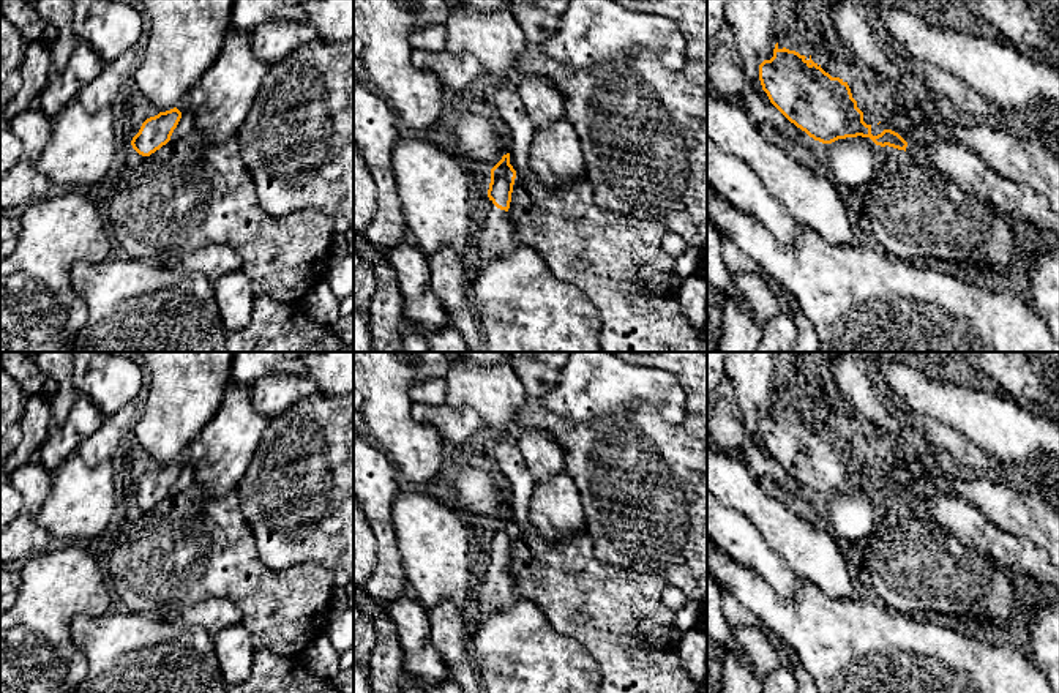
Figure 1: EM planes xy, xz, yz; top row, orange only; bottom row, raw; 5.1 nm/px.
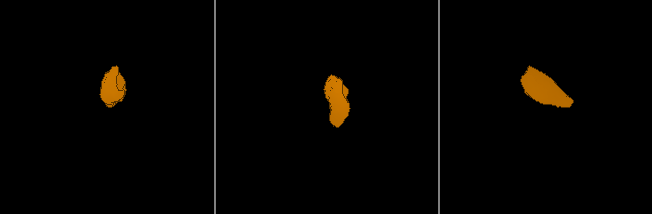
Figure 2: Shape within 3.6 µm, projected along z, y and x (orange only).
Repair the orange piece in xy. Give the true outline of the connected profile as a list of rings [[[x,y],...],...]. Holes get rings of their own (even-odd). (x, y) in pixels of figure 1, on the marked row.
[[[177,107],[147,118],[131,140],[133,148],[142,156],[150,156],[170,140],[180,118]]]

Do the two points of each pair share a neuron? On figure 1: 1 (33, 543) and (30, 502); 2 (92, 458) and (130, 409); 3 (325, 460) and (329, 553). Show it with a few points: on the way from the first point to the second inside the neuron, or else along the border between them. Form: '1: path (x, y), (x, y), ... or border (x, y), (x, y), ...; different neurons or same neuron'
1: path (27, 534), (27, 512); same neuron
2: path (101, 445), (122, 422); same neuron
3: path (329, 483), (329, 529); same neuron

